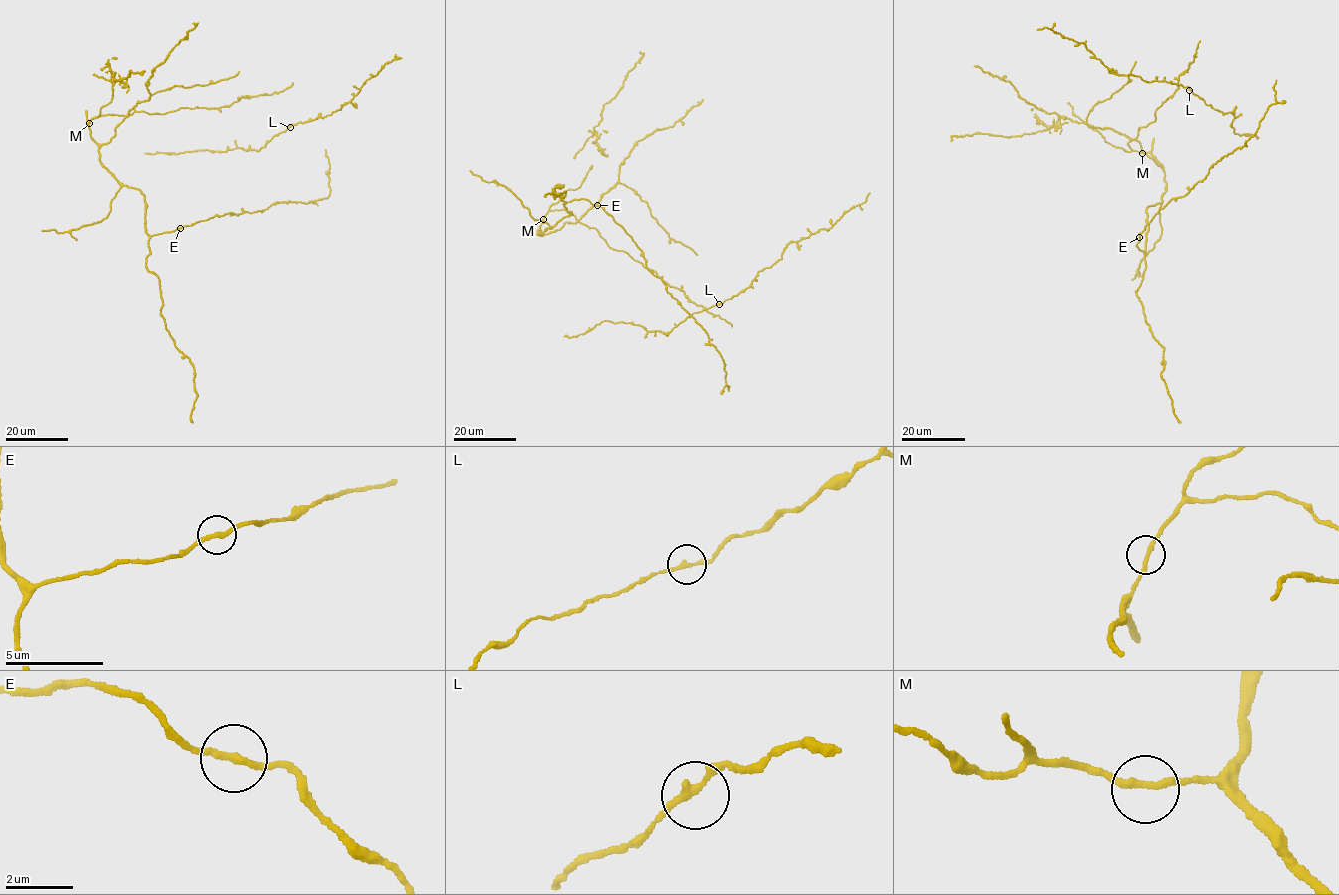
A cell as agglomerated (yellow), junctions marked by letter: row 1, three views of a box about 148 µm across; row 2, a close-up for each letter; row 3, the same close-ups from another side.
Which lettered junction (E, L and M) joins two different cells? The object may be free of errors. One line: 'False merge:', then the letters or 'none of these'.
False merge: none of these

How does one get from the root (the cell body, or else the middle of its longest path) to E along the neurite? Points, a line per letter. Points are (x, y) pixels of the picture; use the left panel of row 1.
E: (89, 122), (101, 164), (120, 183), (138, 189), (144, 196), (146, 232), (153, 235), (180, 227)

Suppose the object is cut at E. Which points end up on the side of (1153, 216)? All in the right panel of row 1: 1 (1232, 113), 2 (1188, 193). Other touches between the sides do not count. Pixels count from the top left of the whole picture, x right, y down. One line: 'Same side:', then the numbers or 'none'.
Same side: 2

